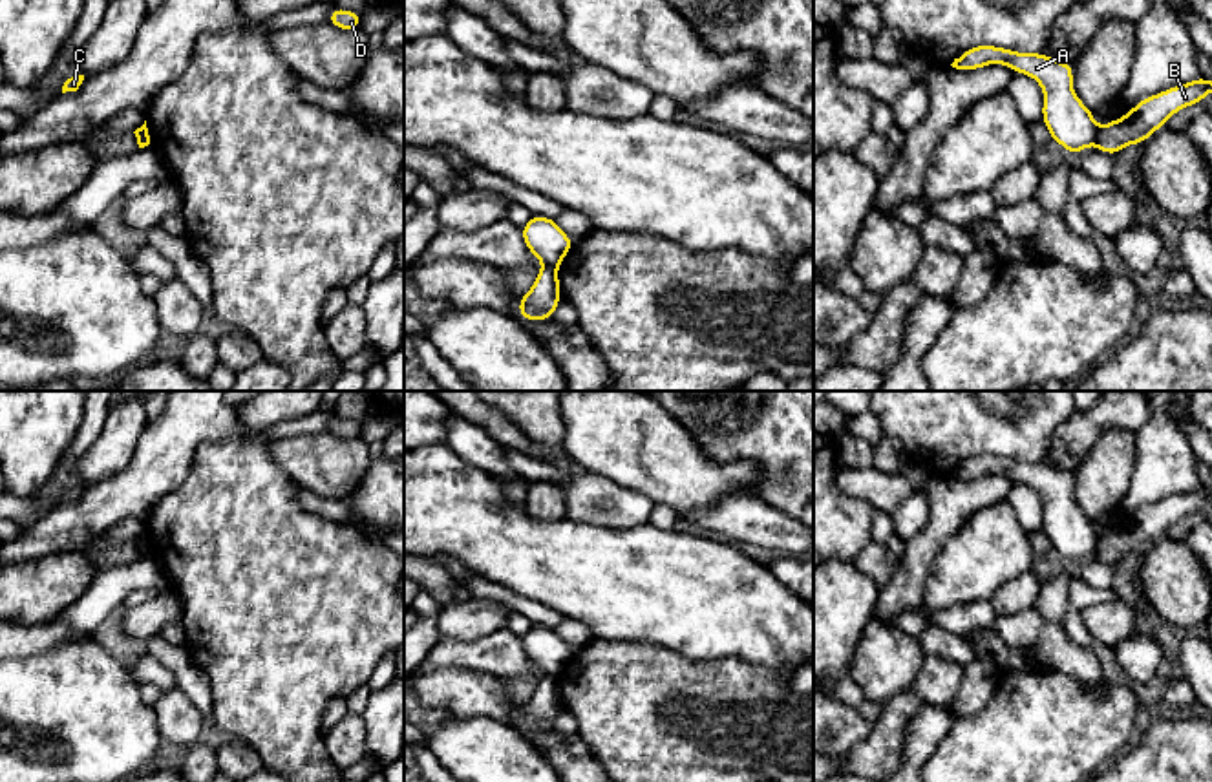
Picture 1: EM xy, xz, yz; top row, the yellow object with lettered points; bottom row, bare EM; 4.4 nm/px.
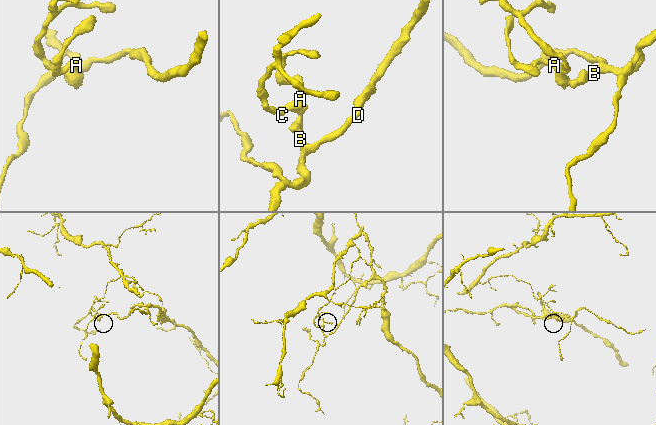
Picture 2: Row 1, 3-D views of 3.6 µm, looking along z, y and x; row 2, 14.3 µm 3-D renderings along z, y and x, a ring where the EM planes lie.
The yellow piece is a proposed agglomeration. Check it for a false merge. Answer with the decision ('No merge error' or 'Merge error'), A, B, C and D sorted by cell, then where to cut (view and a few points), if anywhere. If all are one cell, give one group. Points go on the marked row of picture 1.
Merge error. Groups: A C / B D. Split along yz (1099, 128), (1094, 141)

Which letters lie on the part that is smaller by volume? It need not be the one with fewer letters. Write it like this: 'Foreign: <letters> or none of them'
Foreign: A, C

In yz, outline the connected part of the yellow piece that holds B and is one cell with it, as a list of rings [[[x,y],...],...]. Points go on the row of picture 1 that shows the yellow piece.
[[[1199,77],[1194,82],[1174,86],[1148,99],[1141,99],[1124,117],[1099,128],[1097,148],[1115,155],[1121,148],[1141,144],[1175,111],[1201,104],[1203,97],[1212,93],[1212,80]]]

